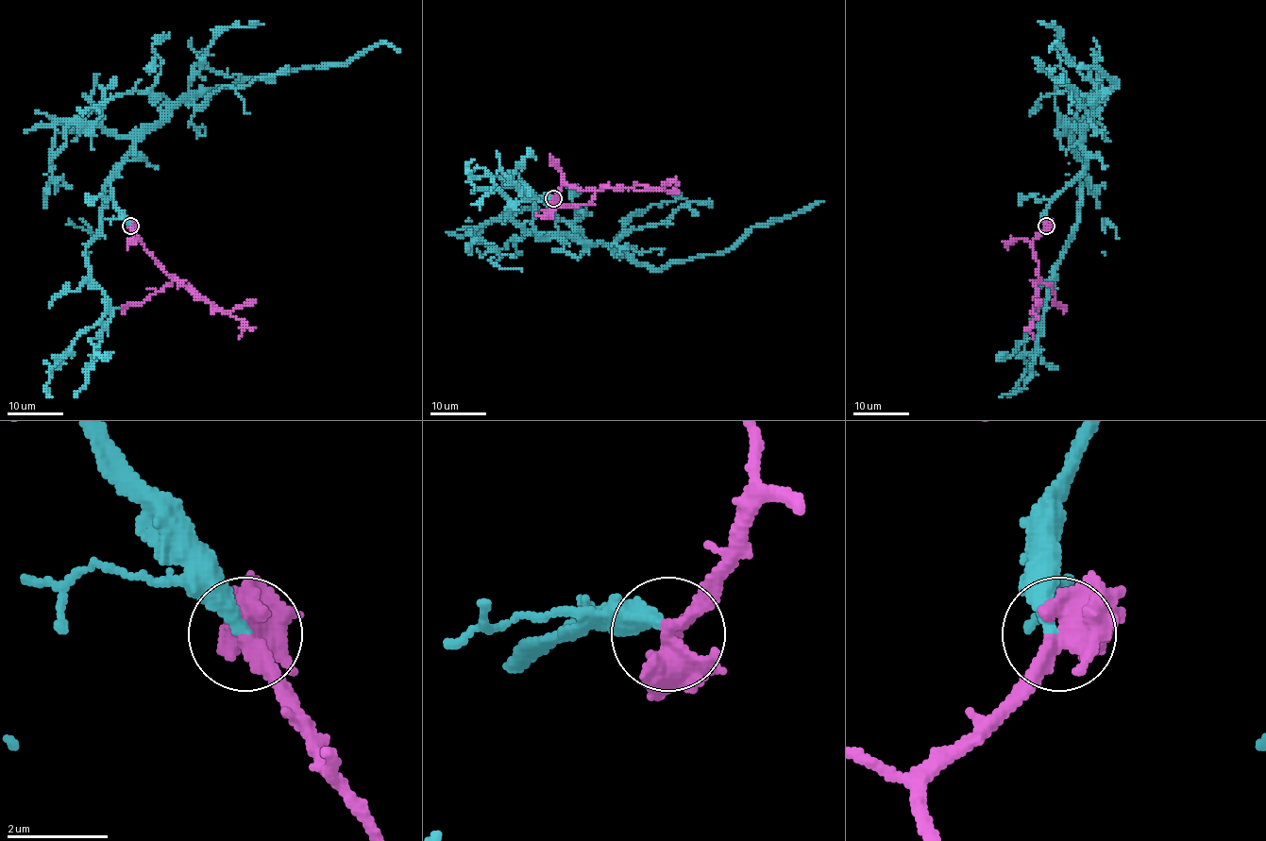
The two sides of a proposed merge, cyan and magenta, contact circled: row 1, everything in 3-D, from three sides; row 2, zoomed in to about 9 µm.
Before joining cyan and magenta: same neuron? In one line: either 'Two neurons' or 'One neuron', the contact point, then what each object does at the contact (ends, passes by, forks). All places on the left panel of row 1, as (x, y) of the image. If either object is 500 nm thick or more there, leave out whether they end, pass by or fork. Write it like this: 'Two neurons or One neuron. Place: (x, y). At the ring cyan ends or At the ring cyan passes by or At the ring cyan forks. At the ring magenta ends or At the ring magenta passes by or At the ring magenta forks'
One neuron. Place: (130, 226). At the ring cyan ends. At the ring magenta forks

